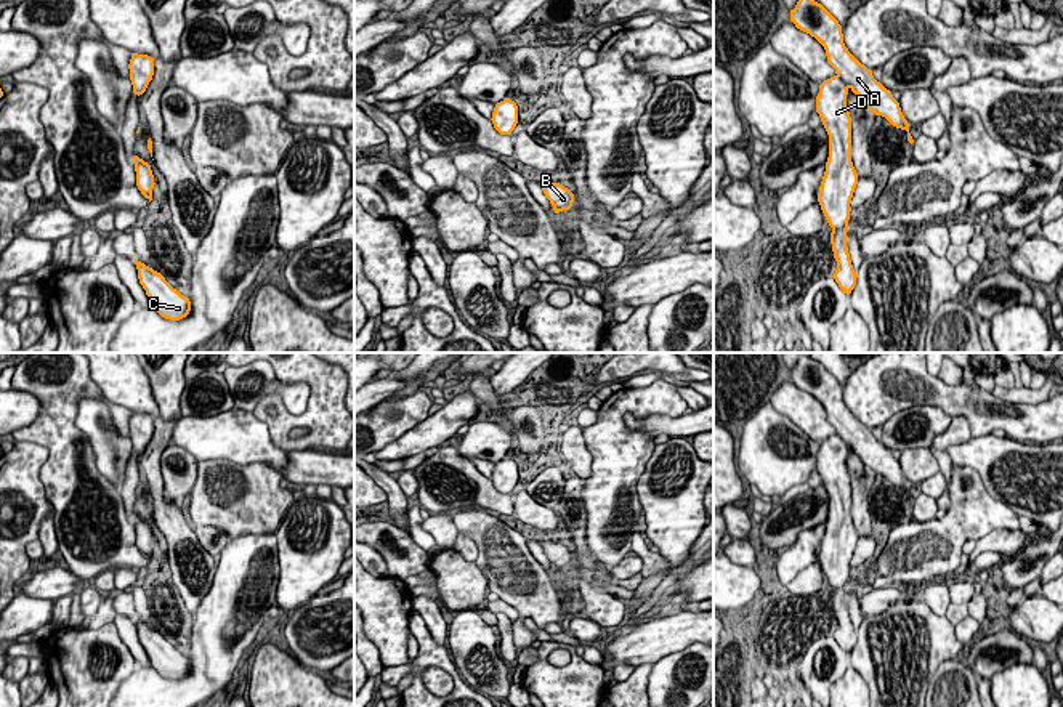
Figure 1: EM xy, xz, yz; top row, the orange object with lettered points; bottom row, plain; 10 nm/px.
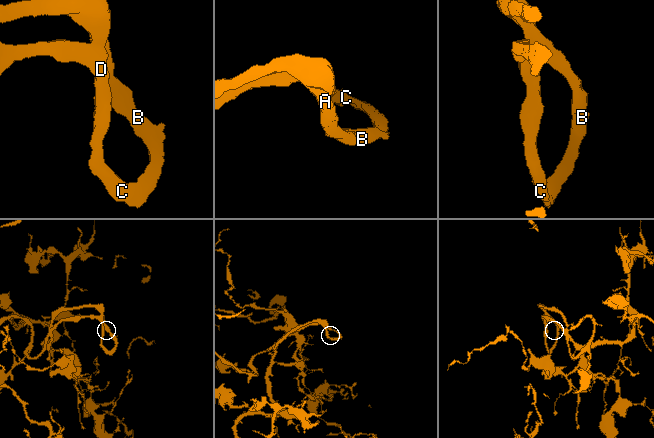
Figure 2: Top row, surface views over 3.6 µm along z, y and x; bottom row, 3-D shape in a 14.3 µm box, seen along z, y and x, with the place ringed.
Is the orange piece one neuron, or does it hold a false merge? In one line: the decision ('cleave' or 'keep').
keep

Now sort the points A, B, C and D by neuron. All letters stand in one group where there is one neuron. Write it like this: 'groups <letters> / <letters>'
groups A B C D

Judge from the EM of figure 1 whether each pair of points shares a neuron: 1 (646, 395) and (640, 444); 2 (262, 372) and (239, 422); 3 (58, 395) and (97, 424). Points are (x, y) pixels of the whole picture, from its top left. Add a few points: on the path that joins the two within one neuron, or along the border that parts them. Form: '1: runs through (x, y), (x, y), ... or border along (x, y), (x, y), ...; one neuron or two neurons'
1: runs through (630, 403), (619, 414), (619, 428), (624, 433); one neuron
2: border along (234, 406), (252, 412); two neurons
3: border along (85, 396), (79, 403), (76, 425), (90, 446); two neurons

